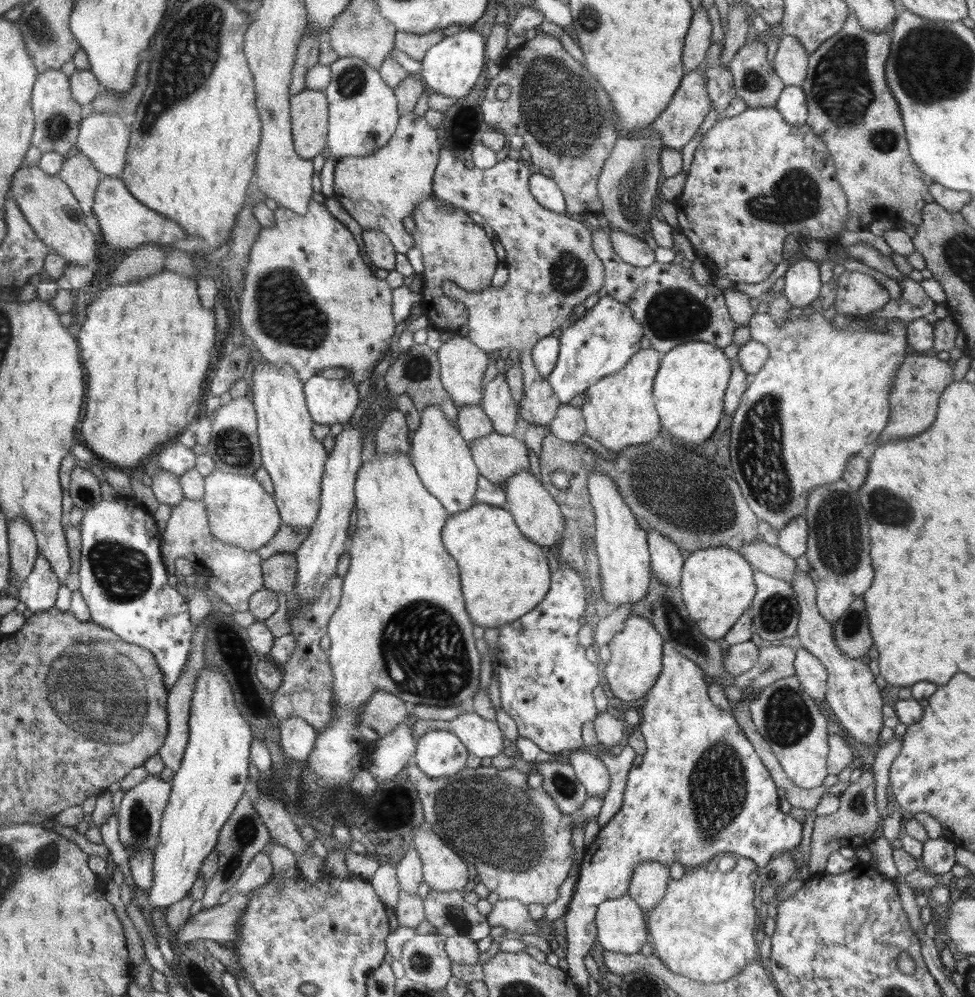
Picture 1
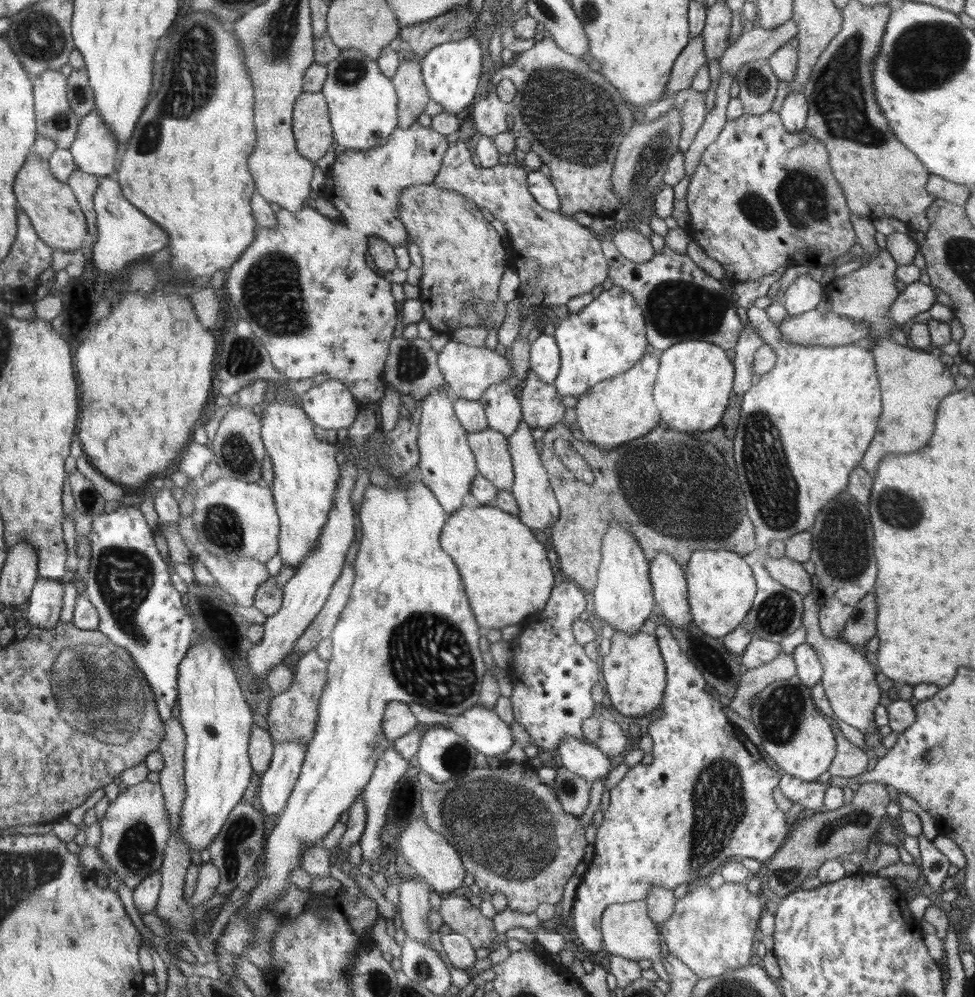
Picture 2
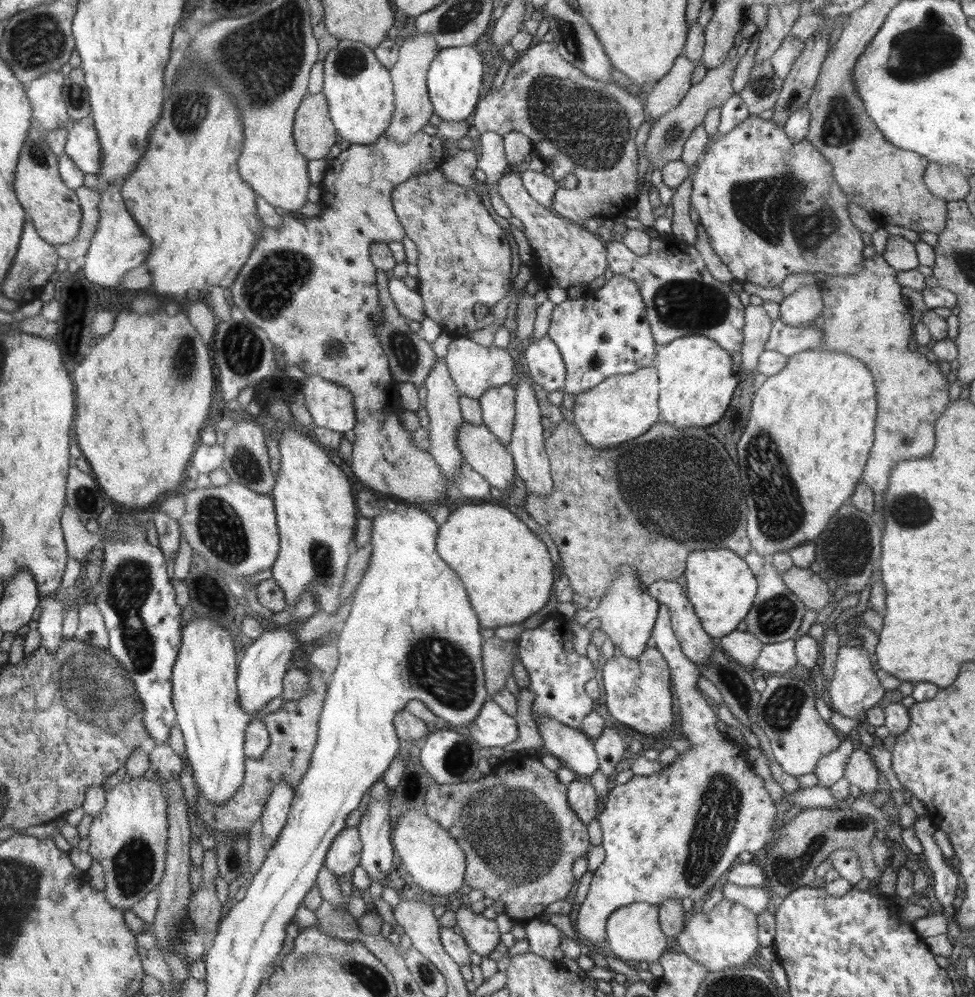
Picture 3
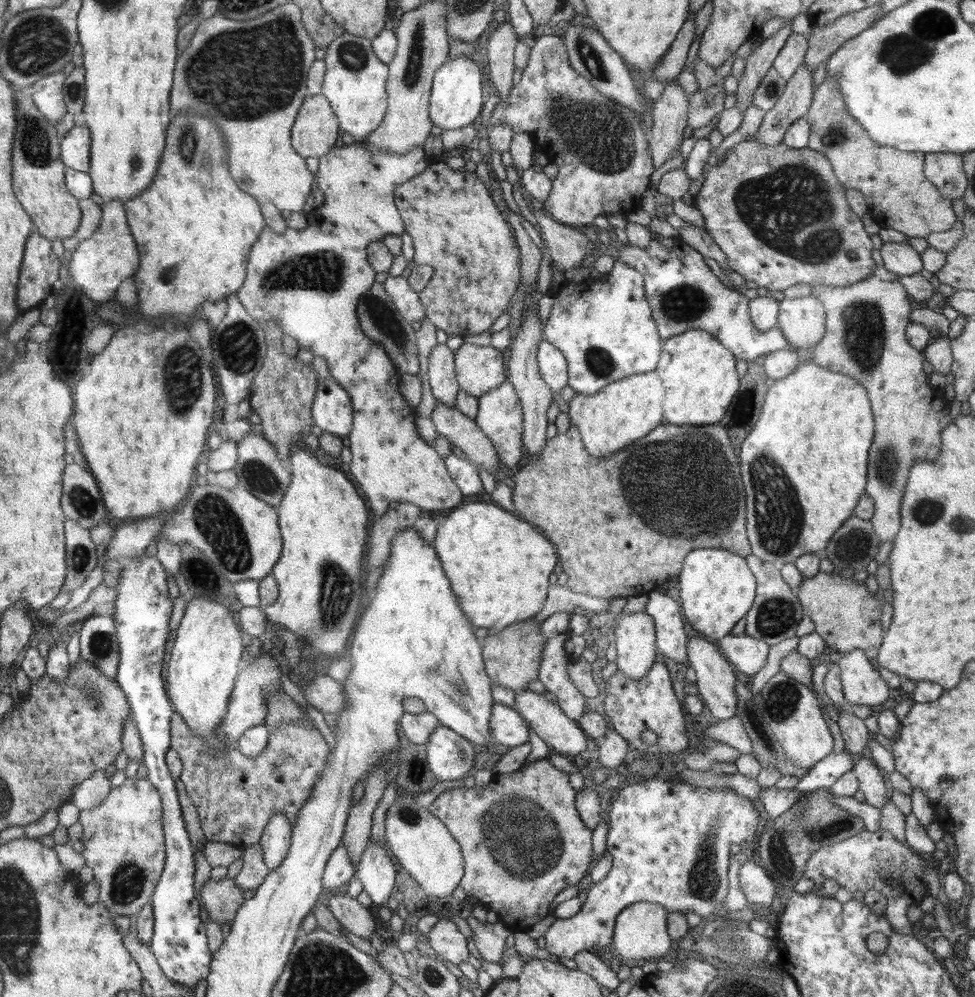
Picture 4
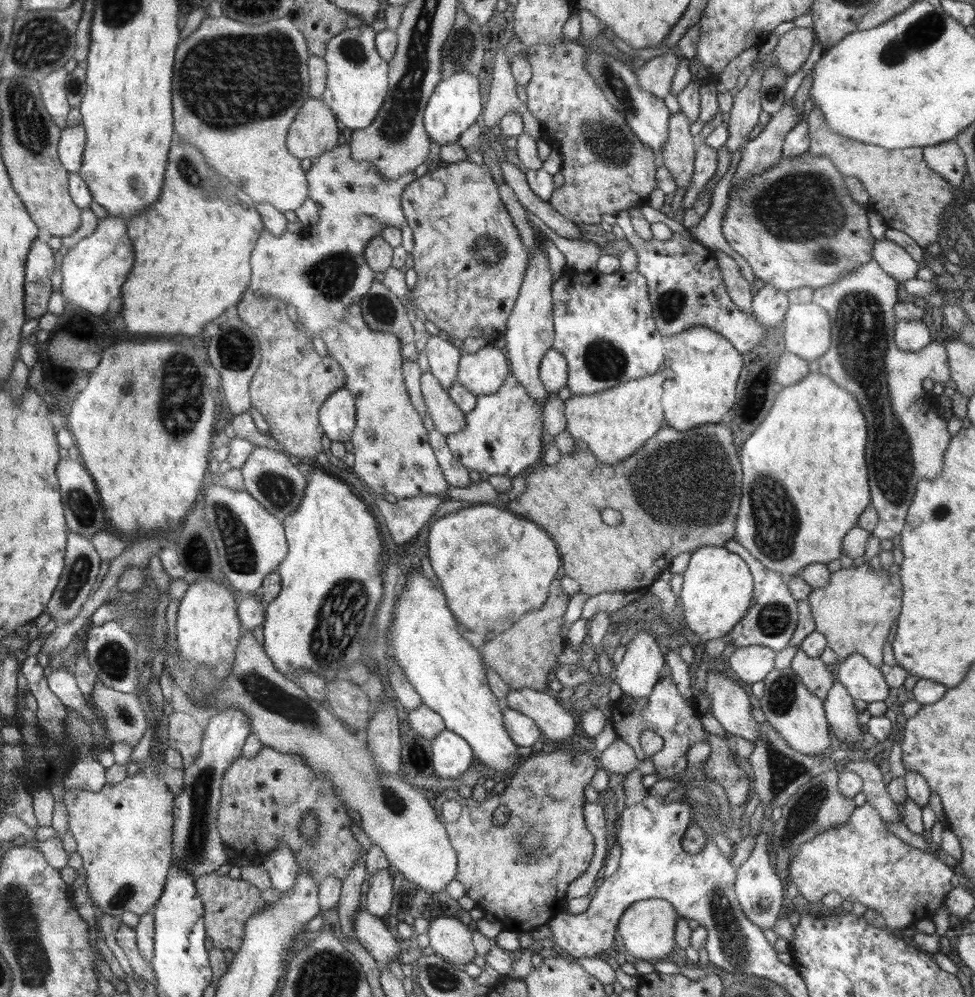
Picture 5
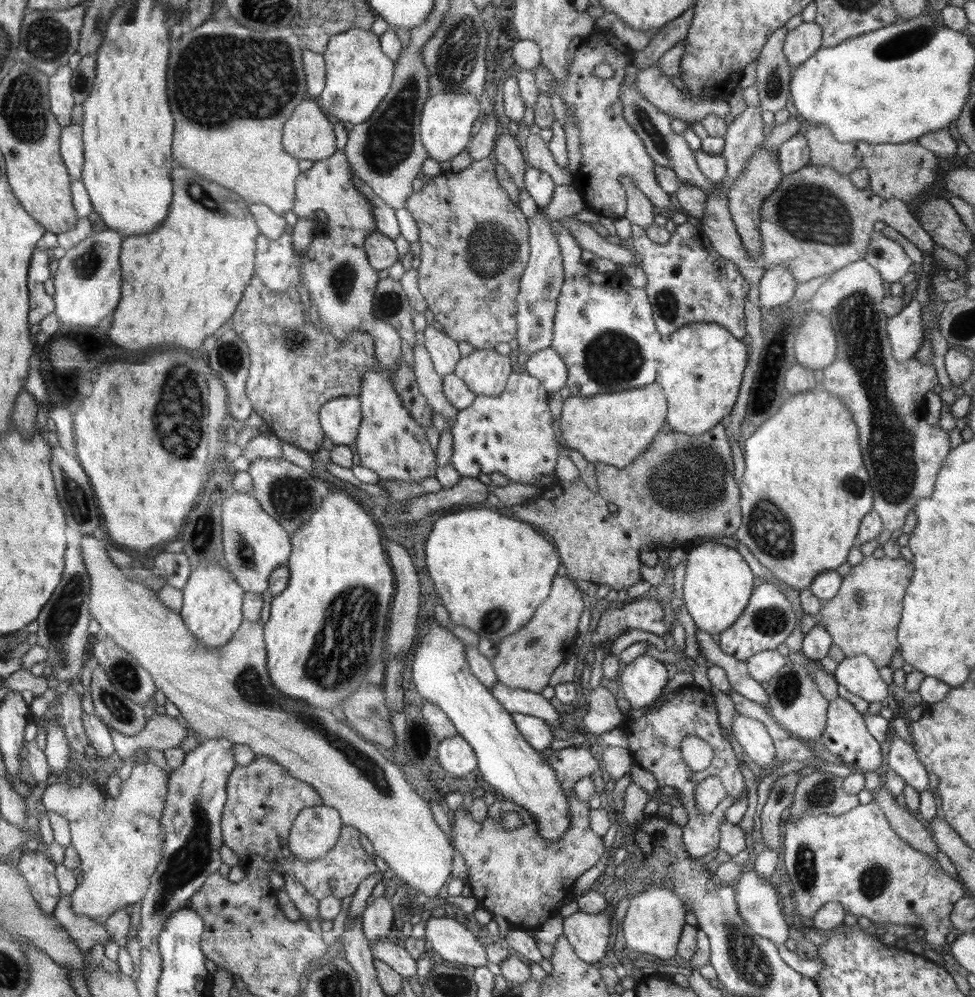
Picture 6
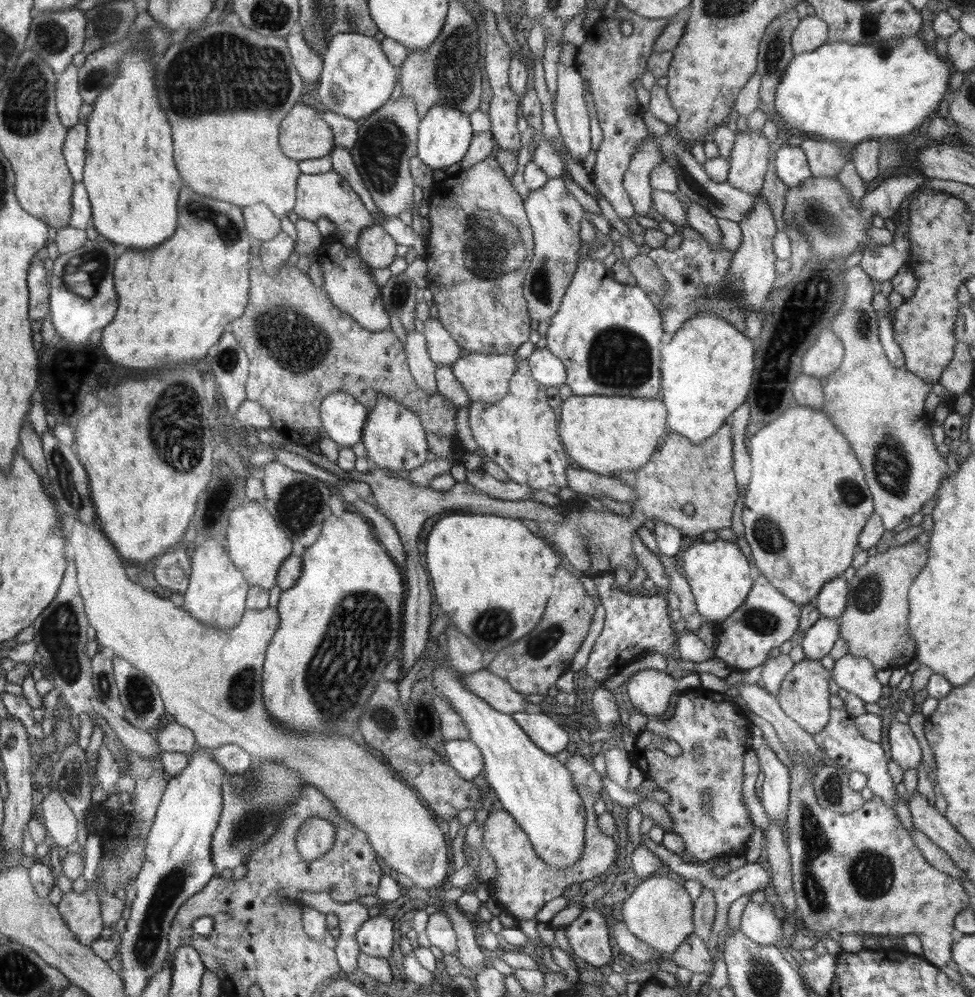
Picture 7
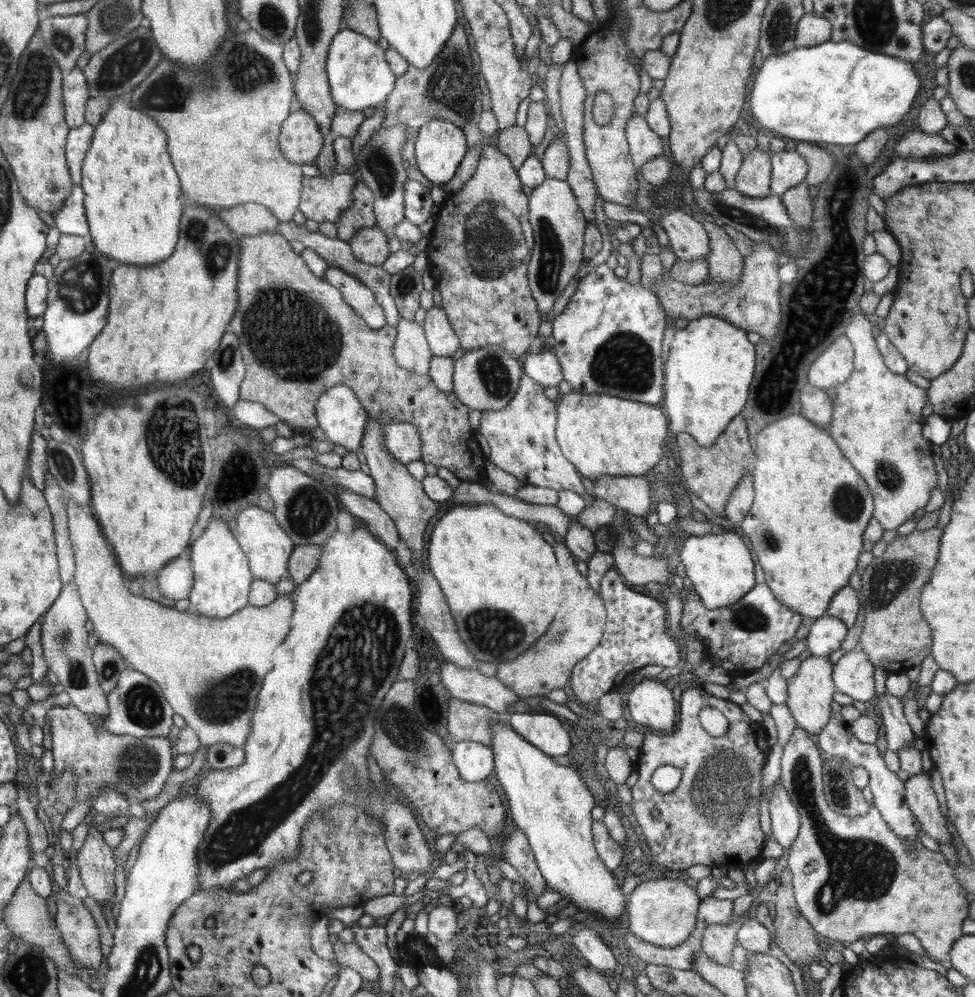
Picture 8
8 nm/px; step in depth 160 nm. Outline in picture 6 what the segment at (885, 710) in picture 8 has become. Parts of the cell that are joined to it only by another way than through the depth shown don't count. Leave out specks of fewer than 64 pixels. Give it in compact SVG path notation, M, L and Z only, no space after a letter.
M896 735L890 747L887 765L891 770L919 794L929 789L928 773L926 768L920 764L912 743L908 744Z

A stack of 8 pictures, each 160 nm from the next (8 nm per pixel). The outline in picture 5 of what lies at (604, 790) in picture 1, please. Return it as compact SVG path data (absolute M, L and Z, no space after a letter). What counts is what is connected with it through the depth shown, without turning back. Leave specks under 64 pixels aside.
M510 689L502 705L535 720L541 732L552 741L576 738L576 720L550 692Z

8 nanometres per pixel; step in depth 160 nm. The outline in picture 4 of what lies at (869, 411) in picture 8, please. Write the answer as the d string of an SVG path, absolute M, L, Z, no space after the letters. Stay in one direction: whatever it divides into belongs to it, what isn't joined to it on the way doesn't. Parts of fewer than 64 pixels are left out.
M873 249L871 252L875 260L876 270L868 278L856 282L848 287L832 287L817 285L813 288L812 297L820 300L825 309L824 337L813 349L813 362L832 372L839 372L852 376L866 388L868 399L872 402L872 414L876 432L868 455L867 483L865 492L874 501L874 514L870 522L873 524L876 536L881 540L894 541L900 530L901 500L905 491L908 475L912 465L917 461L936 460L940 454L940 434L947 424L950 424L950 402L942 391L929 383L930 376L924 372L925 356L934 354L950 354L950 339L938 338L940 352L916 350L906 337L906 328L910 324L910 305L908 294L902 284L898 282L898 275L884 268L881 251Z

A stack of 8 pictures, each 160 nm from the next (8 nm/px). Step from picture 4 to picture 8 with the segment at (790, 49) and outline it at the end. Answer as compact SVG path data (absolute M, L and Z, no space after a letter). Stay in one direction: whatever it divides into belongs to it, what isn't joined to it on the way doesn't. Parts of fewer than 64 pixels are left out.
M806 11L798 21L794 42L796 47L811 47L828 41L830 37L830 21Z

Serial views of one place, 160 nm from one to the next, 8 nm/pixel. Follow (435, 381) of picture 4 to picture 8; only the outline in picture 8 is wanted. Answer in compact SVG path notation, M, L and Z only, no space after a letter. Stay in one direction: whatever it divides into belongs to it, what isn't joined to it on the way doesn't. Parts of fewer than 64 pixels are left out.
M433 307L426 312L423 330L433 355L452 357L461 348L448 317L440 308Z

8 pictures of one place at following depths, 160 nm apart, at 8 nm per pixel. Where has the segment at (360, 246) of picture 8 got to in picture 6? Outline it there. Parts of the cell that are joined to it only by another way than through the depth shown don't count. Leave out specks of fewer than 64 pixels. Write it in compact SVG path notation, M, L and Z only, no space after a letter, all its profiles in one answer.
M378 230L365 238L364 248L370 267L376 271L388 270L399 261L395 242Z

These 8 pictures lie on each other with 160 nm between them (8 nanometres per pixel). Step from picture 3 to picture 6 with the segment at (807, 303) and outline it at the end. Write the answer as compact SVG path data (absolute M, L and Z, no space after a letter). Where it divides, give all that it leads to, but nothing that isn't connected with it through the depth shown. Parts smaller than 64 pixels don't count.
M810 310L808 318L805 317L803 324L800 324L800 331L794 333L794 350L796 350L796 360L810 370L826 368L836 358L836 336L832 332L830 320L822 314Z

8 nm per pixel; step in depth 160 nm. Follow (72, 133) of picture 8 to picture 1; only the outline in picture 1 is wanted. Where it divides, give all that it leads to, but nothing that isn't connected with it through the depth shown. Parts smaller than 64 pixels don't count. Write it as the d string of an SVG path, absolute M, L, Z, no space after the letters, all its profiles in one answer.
M91 111L80 123L77 143L75 144L103 175L119 177L126 166L131 128L122 121L120 114Z

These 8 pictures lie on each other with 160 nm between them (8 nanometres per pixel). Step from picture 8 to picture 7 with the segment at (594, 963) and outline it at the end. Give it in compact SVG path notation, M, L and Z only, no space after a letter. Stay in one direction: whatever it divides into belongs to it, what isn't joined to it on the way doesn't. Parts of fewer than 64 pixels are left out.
M586 909L568 926L565 927L565 935L569 945L572 947L573 953L590 964L591 968L598 969L607 967L608 962L613 962L615 959L610 951L610 943L608 943L608 922L598 912L598 910Z

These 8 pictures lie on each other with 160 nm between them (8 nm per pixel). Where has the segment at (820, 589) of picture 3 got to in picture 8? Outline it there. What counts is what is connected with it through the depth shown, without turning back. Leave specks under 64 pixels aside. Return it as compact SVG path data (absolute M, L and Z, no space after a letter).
M932 527L897 535L887 544L885 553L874 557L861 571L862 589L857 592L865 618L858 648L867 654L875 667L887 668L890 673L905 673L921 664L932 652L932 633L924 620L919 600L938 560L942 533L943 528Z

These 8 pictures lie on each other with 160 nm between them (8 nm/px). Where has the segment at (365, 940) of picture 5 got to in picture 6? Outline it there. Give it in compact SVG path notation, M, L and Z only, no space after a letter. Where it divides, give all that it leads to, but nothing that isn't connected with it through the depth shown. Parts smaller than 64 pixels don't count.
M387 936L379 938L376 942L370 942L370 946L375 958L382 959L403 977L409 978L417 974L414 958L404 947L394 944Z

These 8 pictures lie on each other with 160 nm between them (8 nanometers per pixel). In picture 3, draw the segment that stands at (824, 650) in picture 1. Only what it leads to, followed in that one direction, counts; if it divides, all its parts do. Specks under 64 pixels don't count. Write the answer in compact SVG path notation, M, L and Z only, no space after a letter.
M842 646L838 649L837 660L835 660L835 672L833 680L829 681L831 701L837 712L842 716L864 723L866 711L876 706L884 698L885 688L880 684L876 671L872 669L872 662L868 657L868 651L859 646Z

